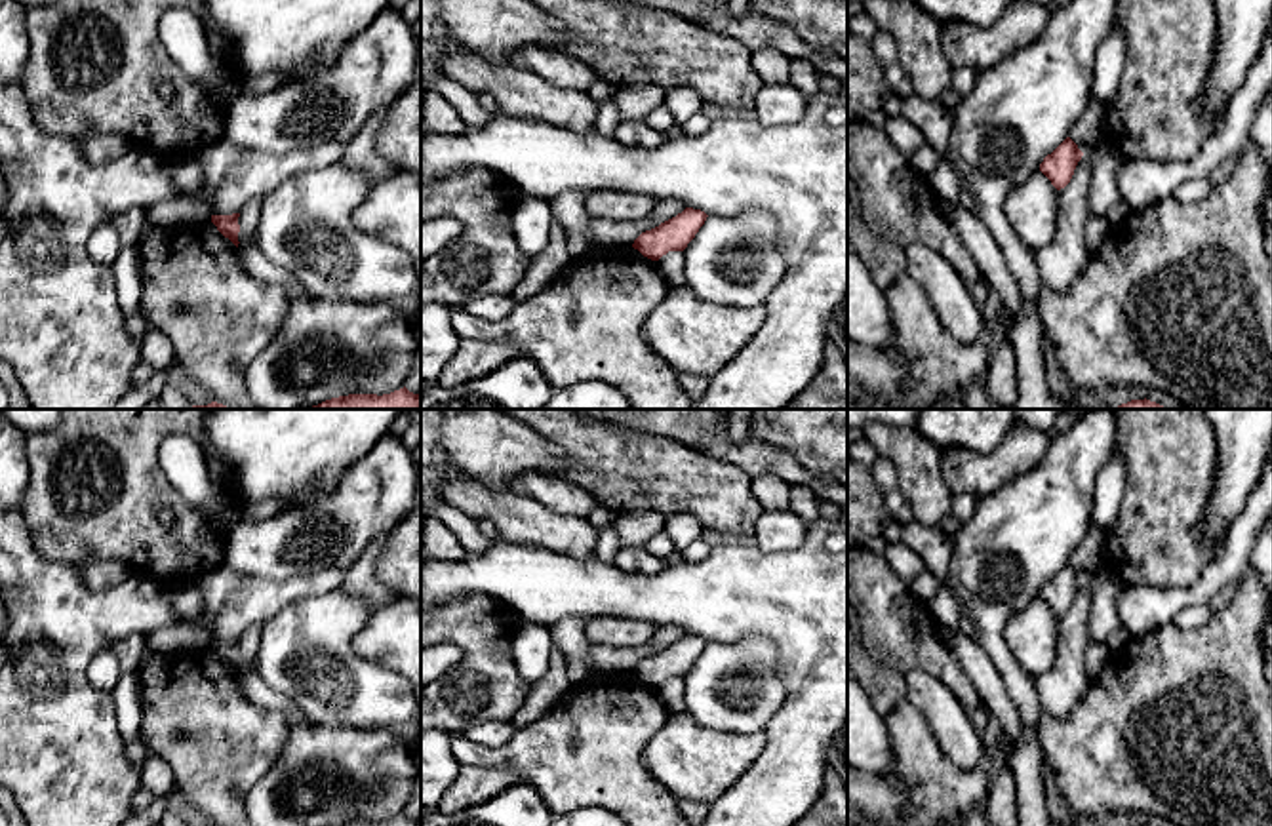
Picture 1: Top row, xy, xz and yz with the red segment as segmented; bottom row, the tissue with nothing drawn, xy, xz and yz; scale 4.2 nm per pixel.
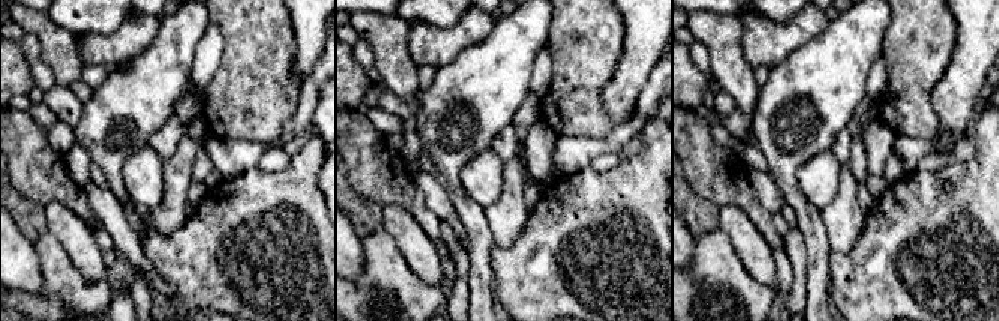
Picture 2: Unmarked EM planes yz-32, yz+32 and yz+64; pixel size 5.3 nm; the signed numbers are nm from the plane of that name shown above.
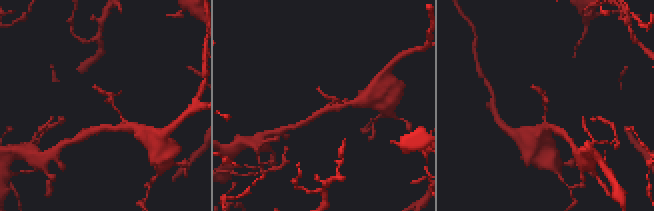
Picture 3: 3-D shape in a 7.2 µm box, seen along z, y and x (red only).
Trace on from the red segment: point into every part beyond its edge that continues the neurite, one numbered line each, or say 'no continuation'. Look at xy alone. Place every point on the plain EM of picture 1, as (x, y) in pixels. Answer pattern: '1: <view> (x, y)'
no continuation

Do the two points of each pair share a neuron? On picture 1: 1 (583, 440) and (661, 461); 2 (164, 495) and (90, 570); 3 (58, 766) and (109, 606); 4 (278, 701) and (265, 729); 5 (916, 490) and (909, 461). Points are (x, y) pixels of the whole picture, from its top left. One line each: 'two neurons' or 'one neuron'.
1: one neuron
2: two neurons
3: one neuron
4: two neurons
5: one neuron

